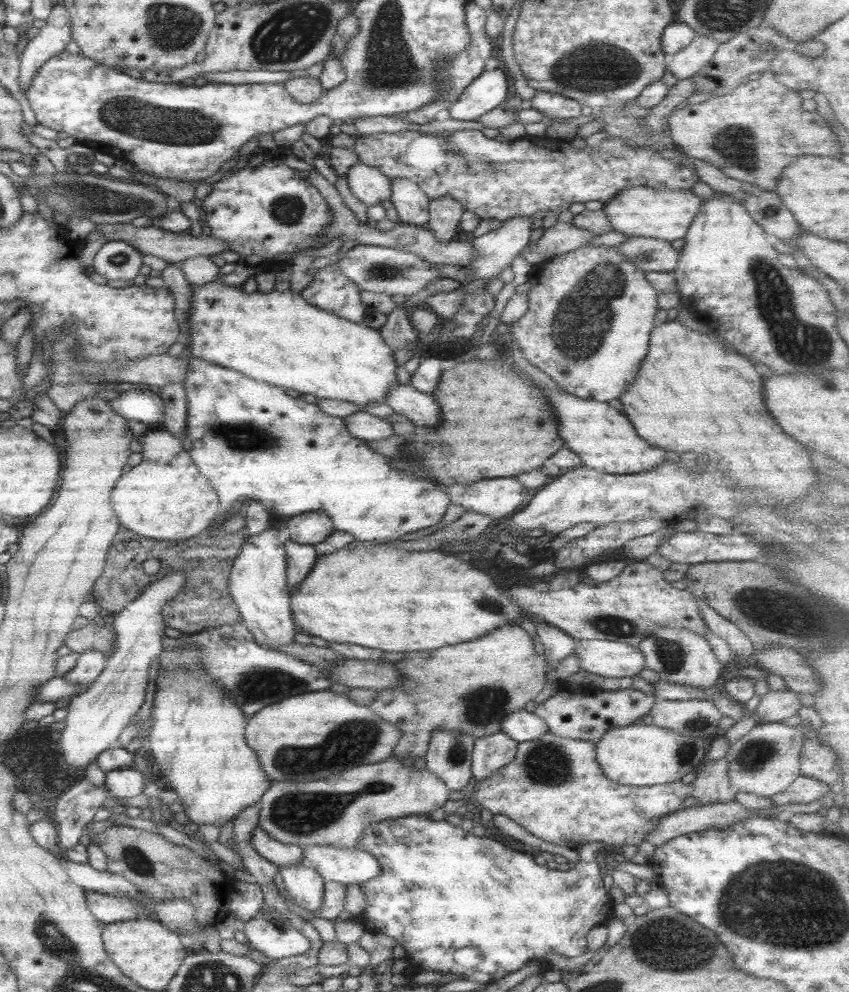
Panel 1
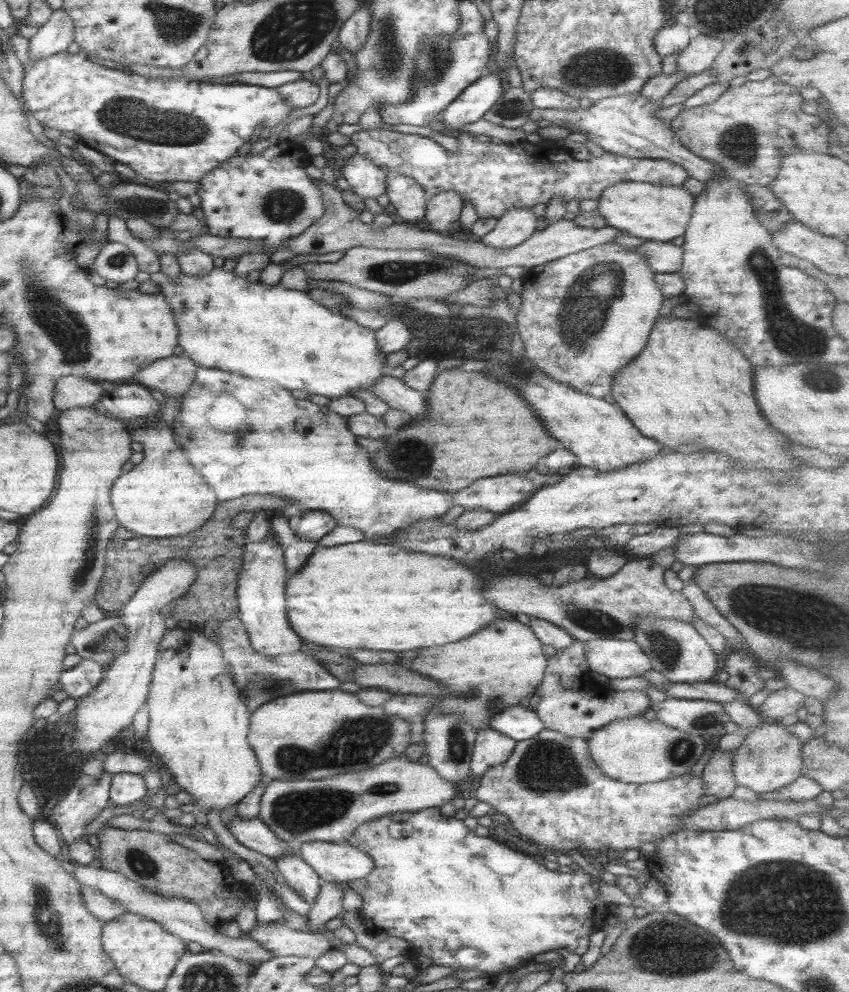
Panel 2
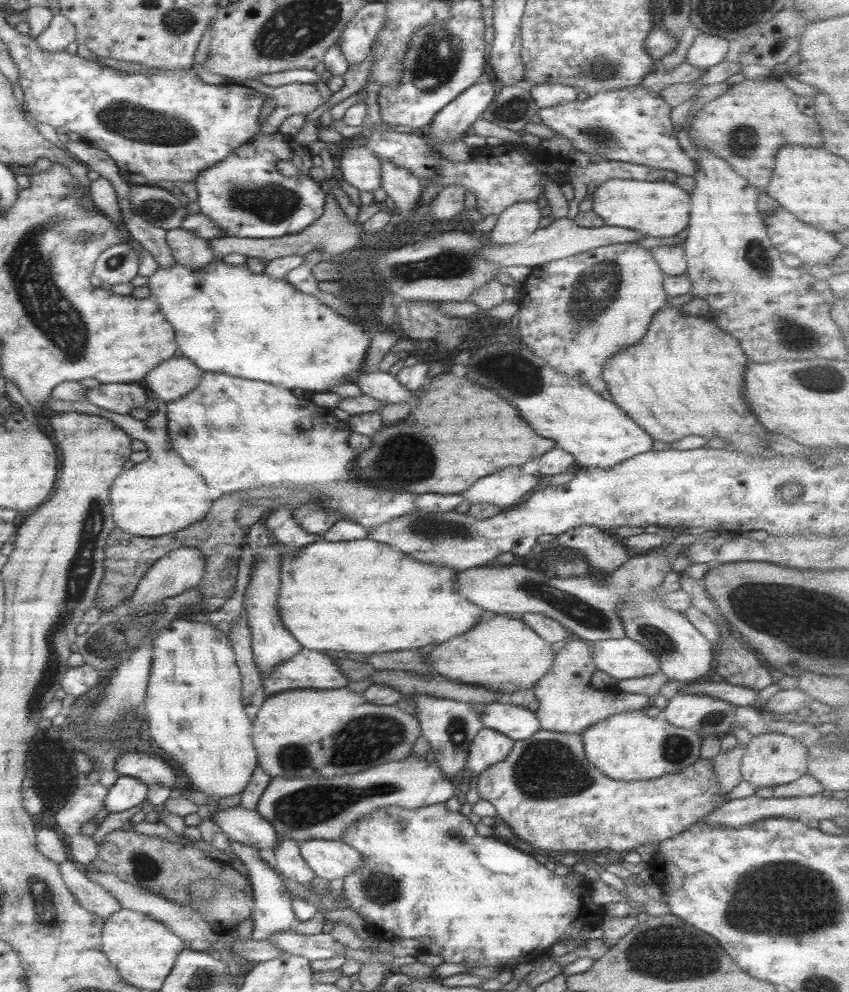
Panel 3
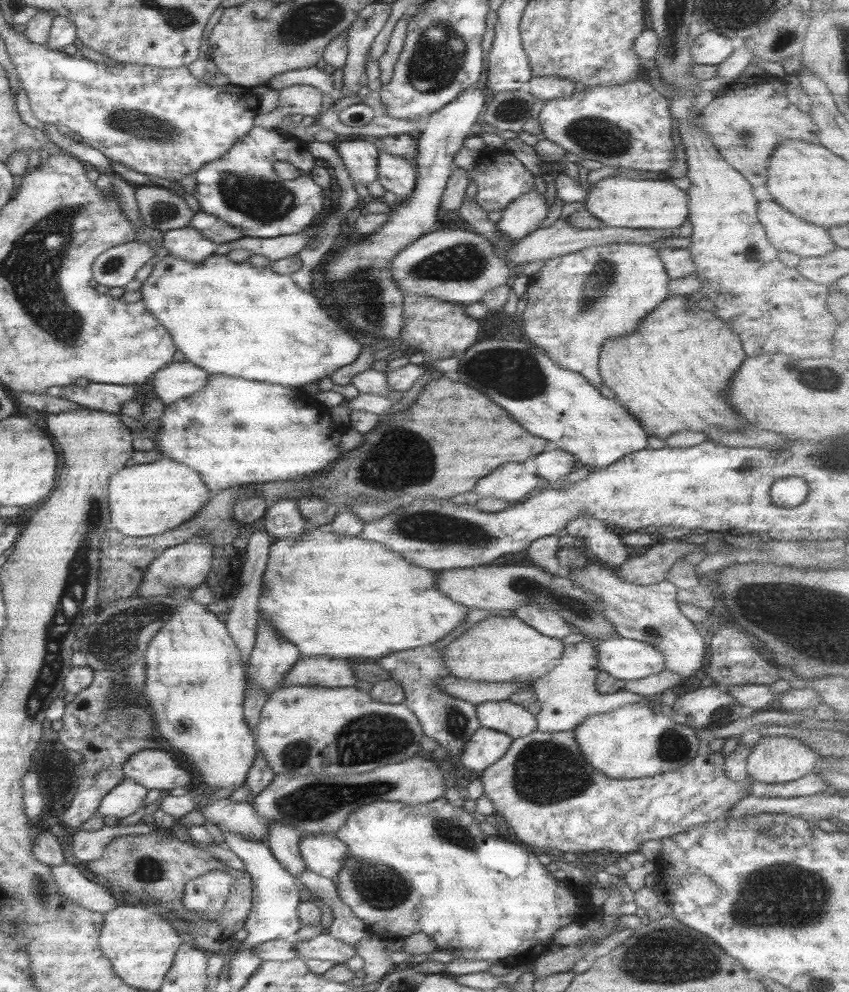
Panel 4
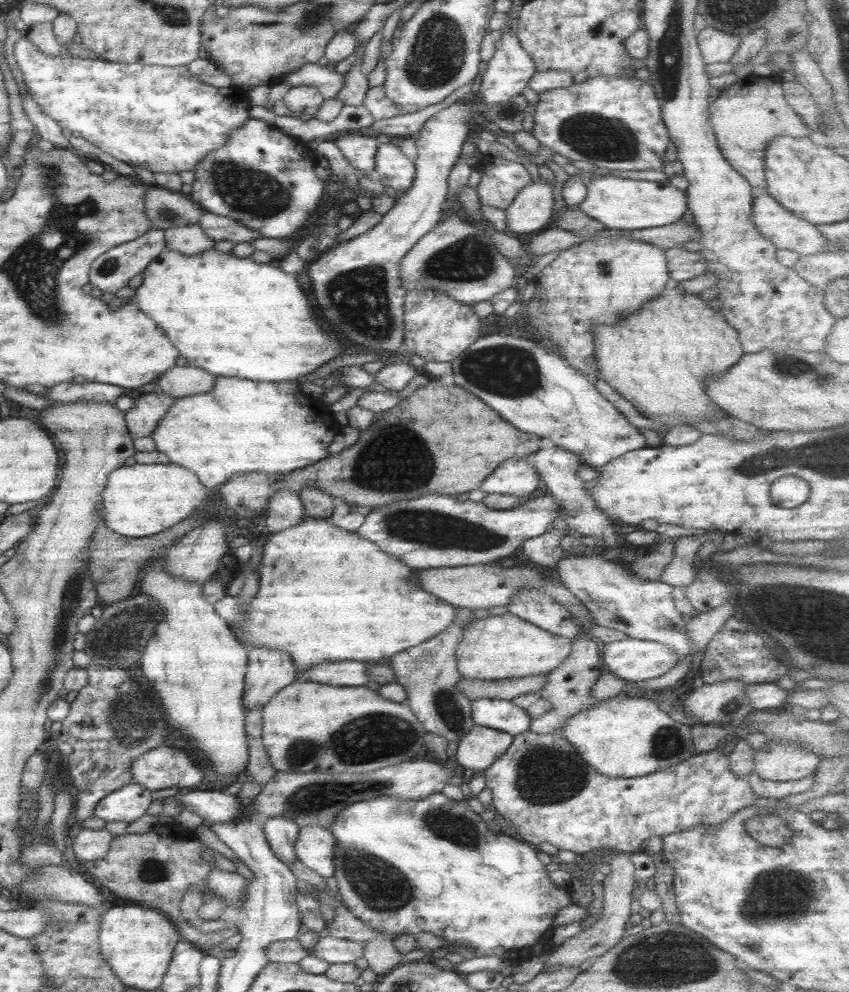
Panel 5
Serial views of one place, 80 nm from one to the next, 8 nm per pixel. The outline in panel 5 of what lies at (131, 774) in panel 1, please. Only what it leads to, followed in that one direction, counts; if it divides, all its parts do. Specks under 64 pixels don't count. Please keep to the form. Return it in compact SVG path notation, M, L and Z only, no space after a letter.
M125 783L112 793L106 794L93 809L92 816L105 822L133 822L151 802L151 791L135 783Z

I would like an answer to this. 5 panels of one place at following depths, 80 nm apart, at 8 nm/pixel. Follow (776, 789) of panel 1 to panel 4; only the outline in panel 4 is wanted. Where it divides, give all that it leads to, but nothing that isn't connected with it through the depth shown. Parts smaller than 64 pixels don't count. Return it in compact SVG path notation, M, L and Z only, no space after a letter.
M789 736L763 737L749 747L749 754L745 757L746 778L763 784L781 784L797 780L813 772L812 768L819 757L803 742Z

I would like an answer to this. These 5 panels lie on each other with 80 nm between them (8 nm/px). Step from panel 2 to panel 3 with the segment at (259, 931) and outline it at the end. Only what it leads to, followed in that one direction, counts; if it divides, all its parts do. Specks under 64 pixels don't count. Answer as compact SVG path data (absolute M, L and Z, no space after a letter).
M290 931L281 932L281 934L271 934L267 942L271 942L271 945L281 950L283 954L301 957L309 962L345 956L345 948L333 940L330 934L301 936L301 934L292 934Z

